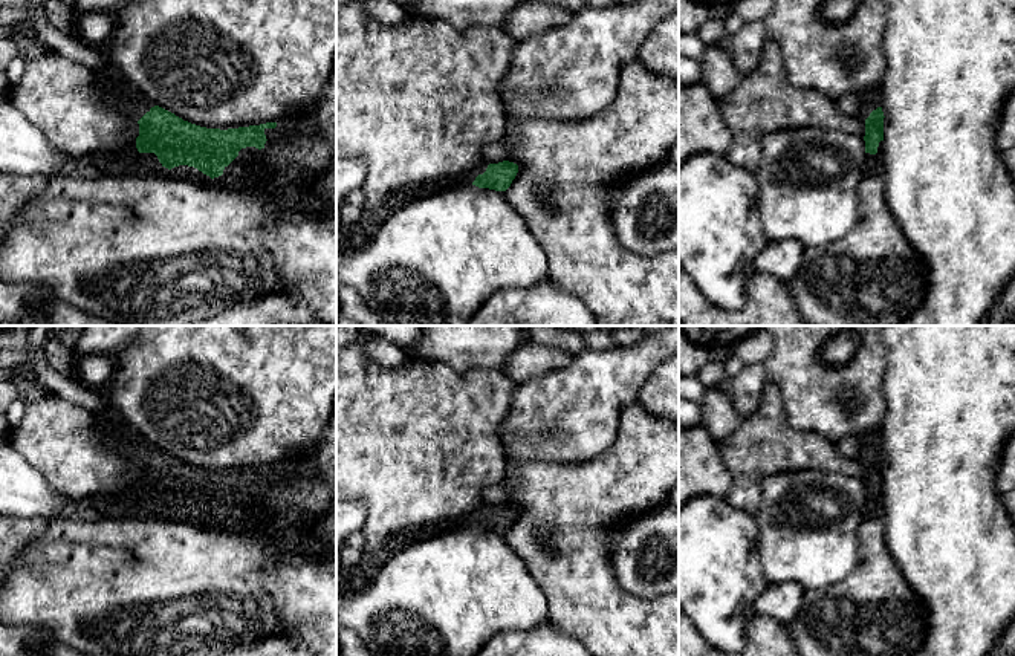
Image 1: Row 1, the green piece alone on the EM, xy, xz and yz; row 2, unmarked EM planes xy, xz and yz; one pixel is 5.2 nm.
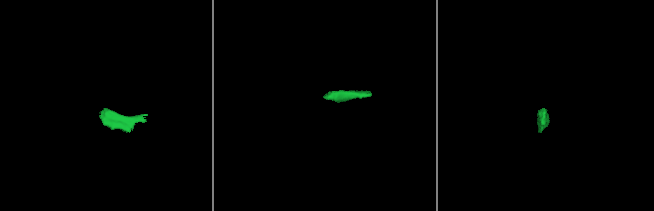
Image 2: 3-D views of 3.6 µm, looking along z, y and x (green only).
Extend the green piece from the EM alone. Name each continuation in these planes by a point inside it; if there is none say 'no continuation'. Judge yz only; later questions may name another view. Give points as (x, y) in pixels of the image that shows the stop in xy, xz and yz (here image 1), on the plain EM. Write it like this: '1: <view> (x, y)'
1: yz (875, 503)

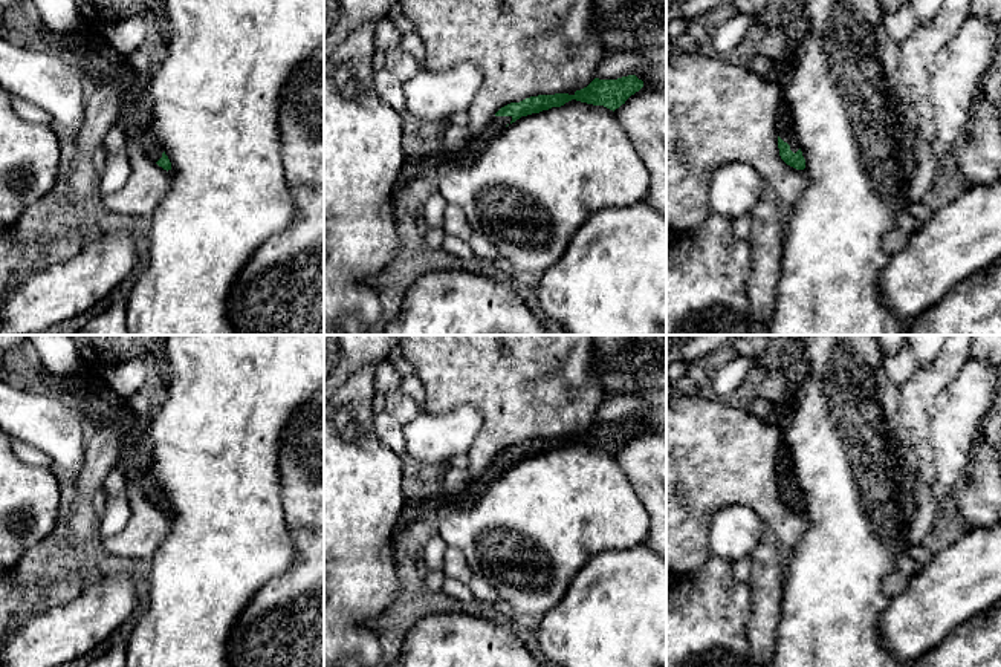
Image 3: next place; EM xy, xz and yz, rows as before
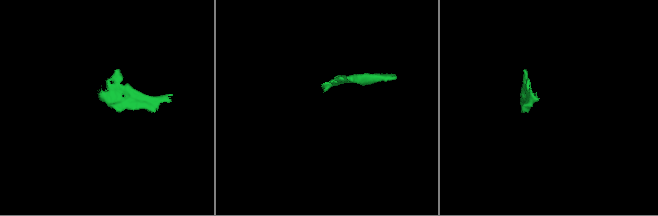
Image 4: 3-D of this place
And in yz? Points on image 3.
1: yz (784, 470)

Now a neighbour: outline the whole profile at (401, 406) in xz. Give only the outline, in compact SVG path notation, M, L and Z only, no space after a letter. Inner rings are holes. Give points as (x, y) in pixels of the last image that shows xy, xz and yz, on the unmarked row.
M399 389L387 395L385 412L394 416L402 425L407 425L420 413L420 408L411 396Z

